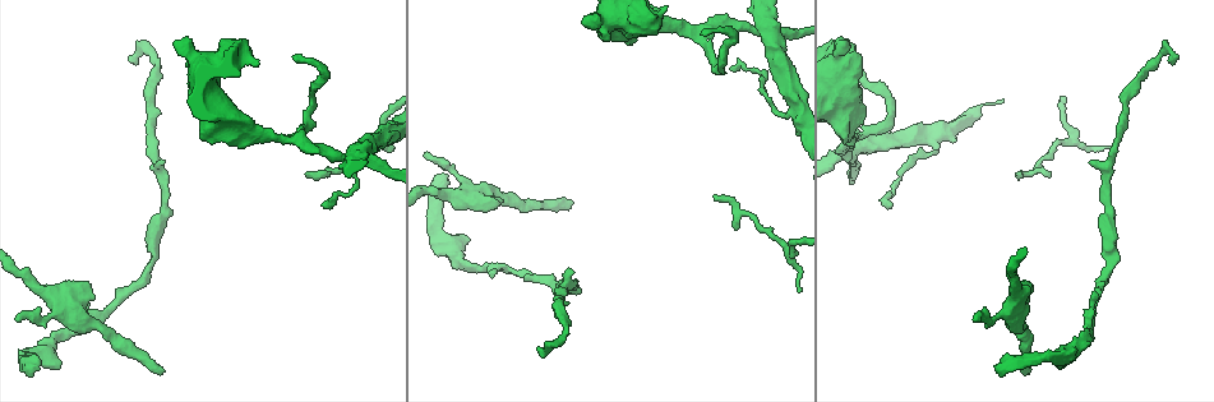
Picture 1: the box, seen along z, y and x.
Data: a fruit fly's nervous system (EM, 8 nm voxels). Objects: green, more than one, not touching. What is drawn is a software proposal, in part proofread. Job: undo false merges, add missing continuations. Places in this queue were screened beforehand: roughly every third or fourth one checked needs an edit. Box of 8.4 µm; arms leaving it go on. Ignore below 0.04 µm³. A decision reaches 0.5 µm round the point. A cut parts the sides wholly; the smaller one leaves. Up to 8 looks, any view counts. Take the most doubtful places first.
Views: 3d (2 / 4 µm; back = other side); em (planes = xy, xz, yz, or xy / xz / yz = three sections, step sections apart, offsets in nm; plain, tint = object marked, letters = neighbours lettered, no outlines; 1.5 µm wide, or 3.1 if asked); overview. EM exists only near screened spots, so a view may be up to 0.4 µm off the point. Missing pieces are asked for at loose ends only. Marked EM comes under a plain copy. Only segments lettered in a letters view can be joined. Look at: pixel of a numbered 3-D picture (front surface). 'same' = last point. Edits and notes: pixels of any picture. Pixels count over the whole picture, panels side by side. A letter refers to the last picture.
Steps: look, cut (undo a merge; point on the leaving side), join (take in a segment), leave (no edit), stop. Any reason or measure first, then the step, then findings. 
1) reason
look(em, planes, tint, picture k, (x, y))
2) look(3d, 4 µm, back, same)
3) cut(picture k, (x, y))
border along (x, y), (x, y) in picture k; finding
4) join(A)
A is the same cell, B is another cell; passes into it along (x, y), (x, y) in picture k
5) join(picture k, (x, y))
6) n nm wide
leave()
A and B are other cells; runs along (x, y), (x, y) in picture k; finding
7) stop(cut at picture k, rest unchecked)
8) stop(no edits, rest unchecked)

branch stops here
look(3d, 4 µm, picture 1, (569, 202))

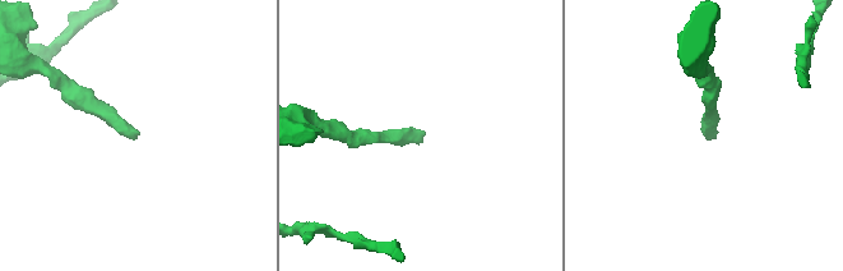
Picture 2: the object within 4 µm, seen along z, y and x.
look(em, planes, letters, picture 2, (425, 133))

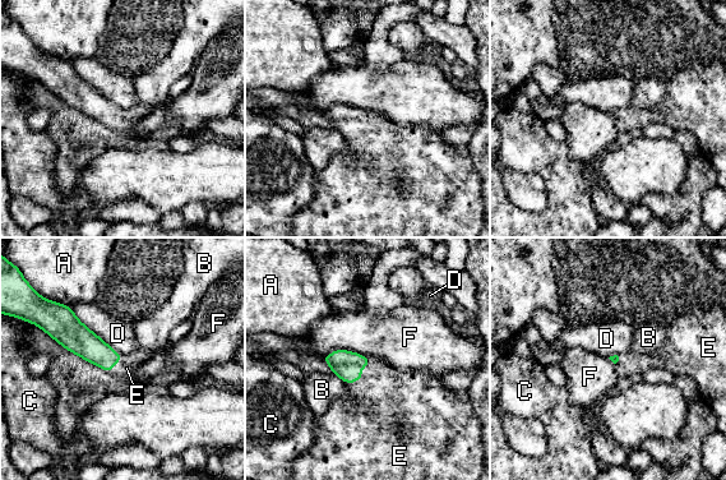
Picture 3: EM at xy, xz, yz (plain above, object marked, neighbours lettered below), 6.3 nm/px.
join(E)
E is the same cell, A, B, C, D and F are other cells; passes into it along (345, 364), (361, 377), (387, 407) in picture 3; the neuron continues

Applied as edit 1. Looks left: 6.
look(overview)

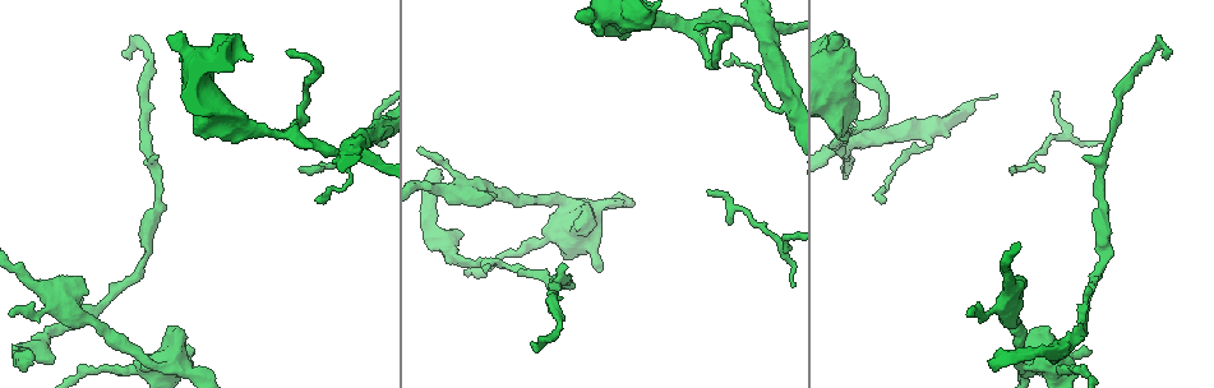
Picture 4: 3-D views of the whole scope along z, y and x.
four-way junction
look(em, planes, letters, picture 4, (757, 23))

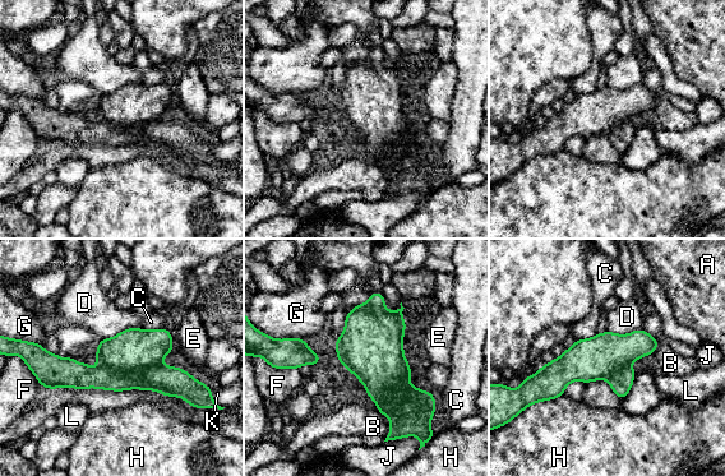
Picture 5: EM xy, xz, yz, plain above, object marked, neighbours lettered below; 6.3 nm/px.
300 nm wide
cut(picture 5, (132, 350))
A, B, C, D, E, F, G, H, J, K and L are other cells; two neurons meet here

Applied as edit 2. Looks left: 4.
thin end
look(3d, 2 µm, picture 4, (32, 365))

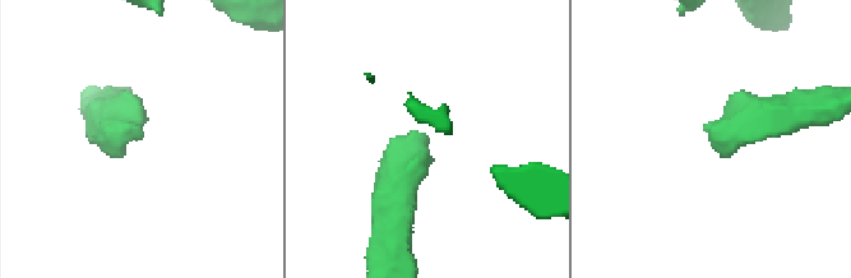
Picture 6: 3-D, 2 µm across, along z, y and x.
shape alone is not enough
look(em, planes, letters, picture 6, (142, 136))

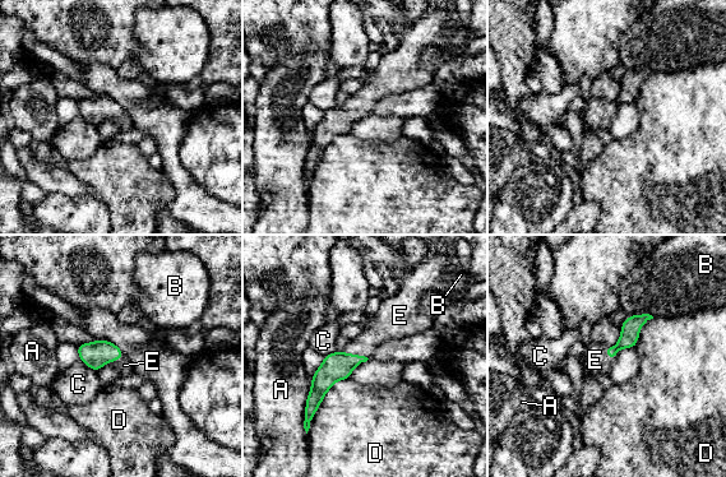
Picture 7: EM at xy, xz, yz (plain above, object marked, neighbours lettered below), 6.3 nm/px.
110 nm wide
join(E)
E is the same cell, A, B, C and D are other cells; passes into it along (336, 366), (355, 355), (383, 327) in picture 7; it goes on there

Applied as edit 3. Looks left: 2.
stop(join at picture 3, cut at picture 5, join at picture 7, rest unchecked)

